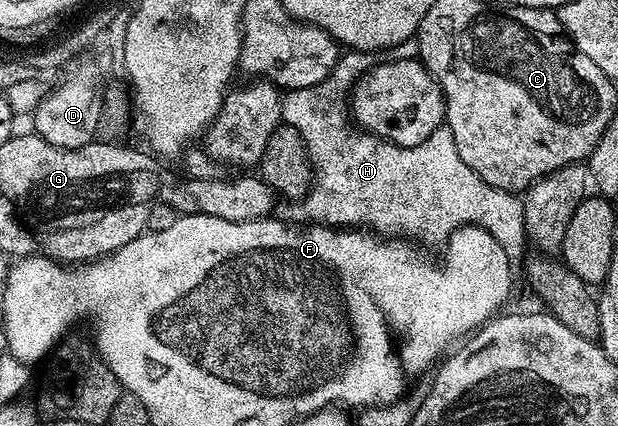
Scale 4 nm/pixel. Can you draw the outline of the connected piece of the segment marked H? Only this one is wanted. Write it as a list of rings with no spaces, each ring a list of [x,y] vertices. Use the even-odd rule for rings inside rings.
[[[415,38],[377,53],[347,50],[340,55],[331,75],[317,86],[288,88],[282,93],[282,123],[301,134],[311,160],[311,189],[301,201],[301,207],[307,211],[306,219],[326,228],[360,228],[387,238],[410,238],[436,245],[466,224],[476,224],[501,242],[512,262],[522,261],[523,244],[528,243],[522,199],[514,192],[489,186],[465,166],[450,130],[442,133],[443,140],[432,139],[429,146],[402,148],[372,133],[356,130],[345,112],[343,117],[339,109],[339,84],[353,86],[376,64],[414,60],[418,55],[419,41]]]

